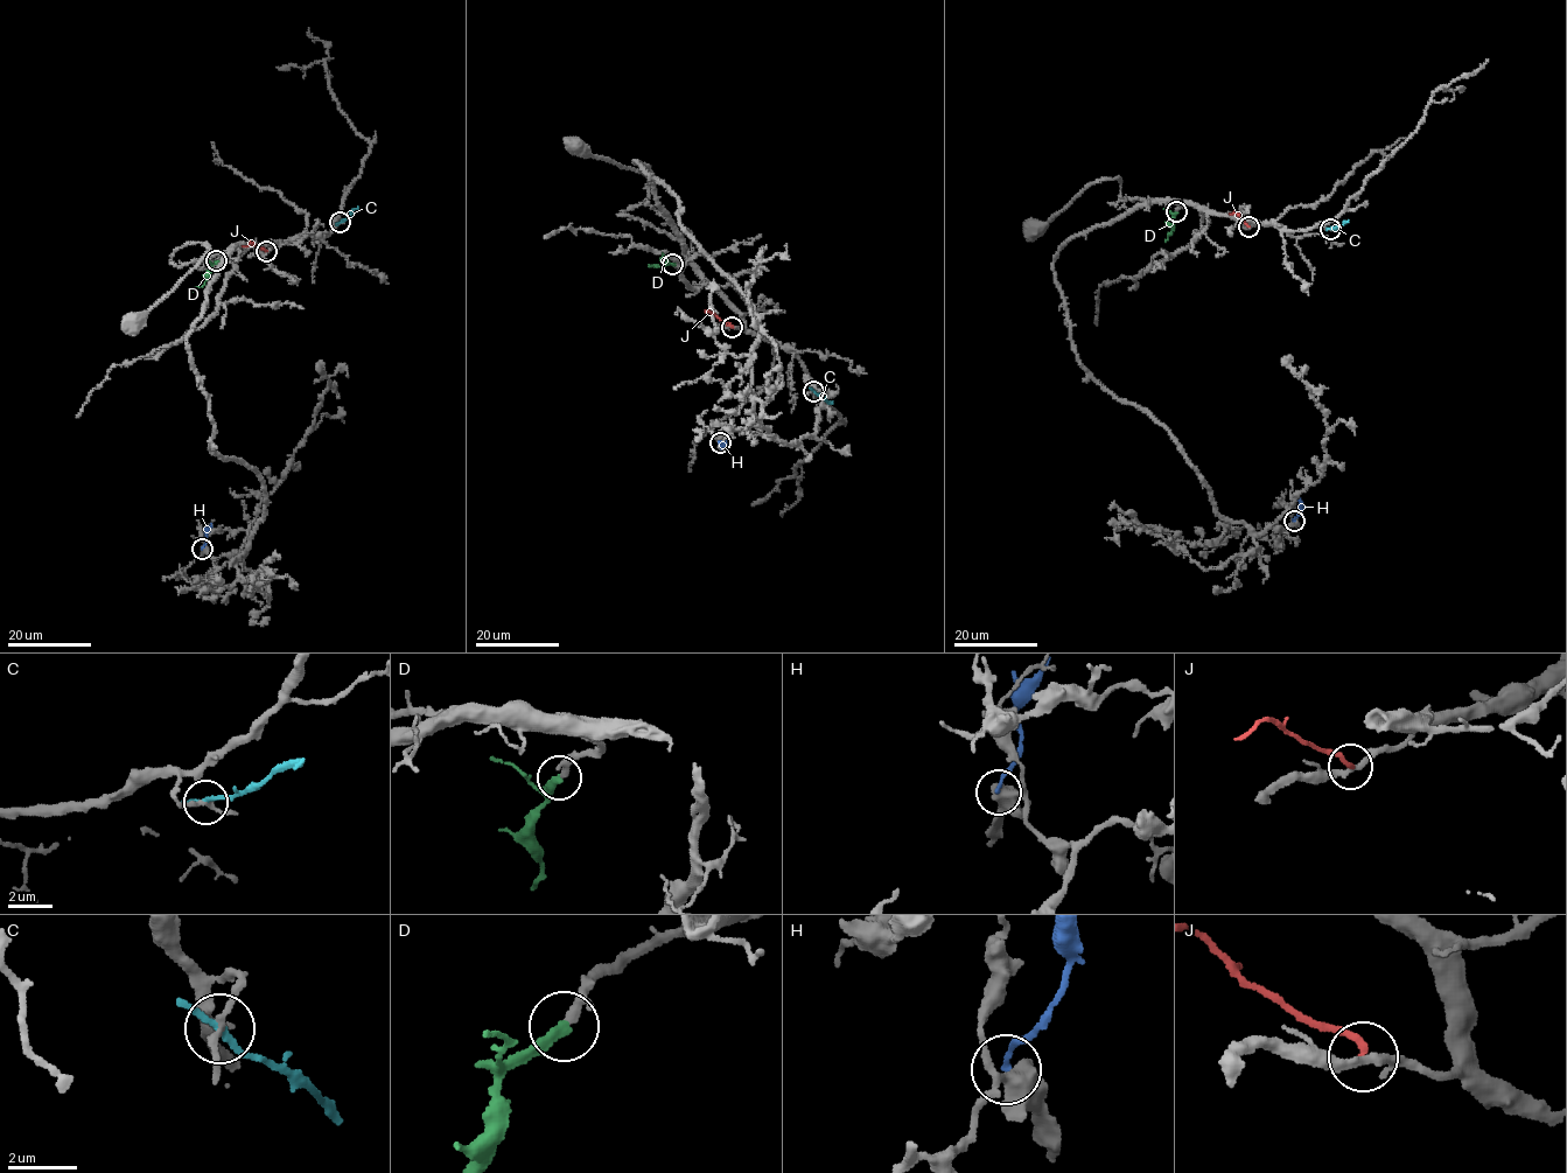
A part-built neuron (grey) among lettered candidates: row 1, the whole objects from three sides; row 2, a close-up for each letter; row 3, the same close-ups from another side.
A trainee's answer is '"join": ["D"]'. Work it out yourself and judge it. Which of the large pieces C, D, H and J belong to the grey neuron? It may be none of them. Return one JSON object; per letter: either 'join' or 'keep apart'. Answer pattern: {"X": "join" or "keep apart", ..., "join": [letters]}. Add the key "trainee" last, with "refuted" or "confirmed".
{"C": "keep apart", "D": "join", "H": "keep apart", "J": "keep apart", "join": ["D"], "trainee": "confirmed"}

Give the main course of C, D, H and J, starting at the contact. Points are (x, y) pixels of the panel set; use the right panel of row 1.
C: (1330, 229), (1347, 222)
D: (1176, 211), (1173, 230), (1166, 241)
H: (1293, 521), (1301, 508), (1300, 498)
J: (1249, 227), (1235, 213), (1230, 214)

